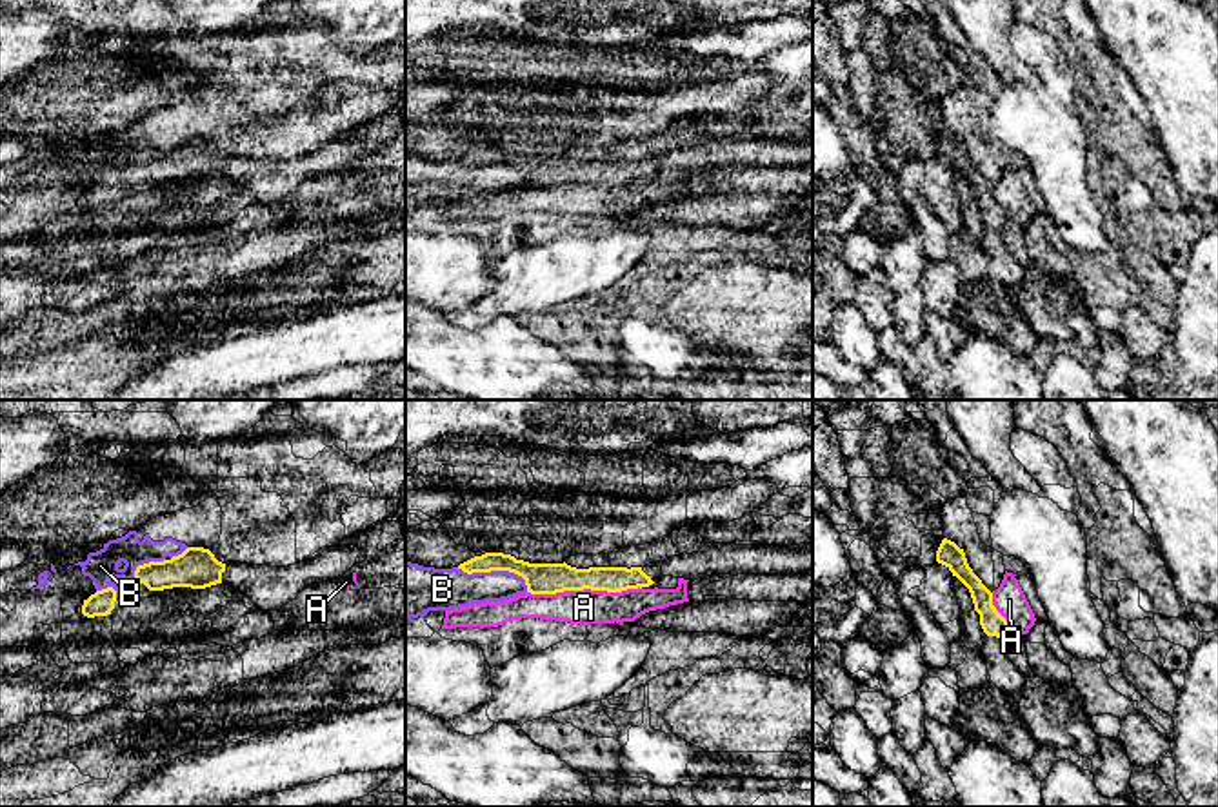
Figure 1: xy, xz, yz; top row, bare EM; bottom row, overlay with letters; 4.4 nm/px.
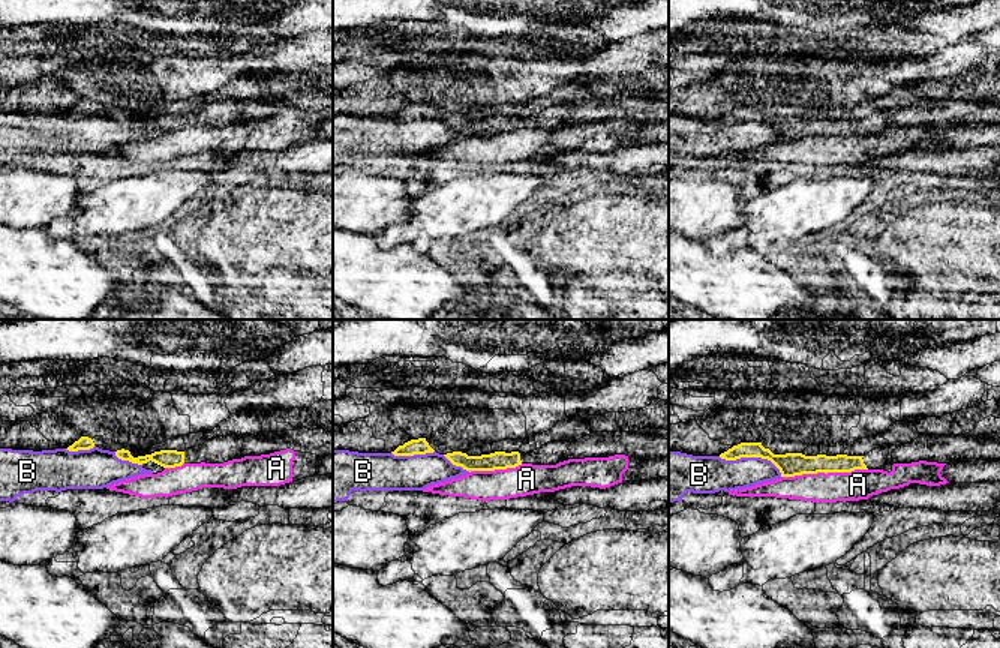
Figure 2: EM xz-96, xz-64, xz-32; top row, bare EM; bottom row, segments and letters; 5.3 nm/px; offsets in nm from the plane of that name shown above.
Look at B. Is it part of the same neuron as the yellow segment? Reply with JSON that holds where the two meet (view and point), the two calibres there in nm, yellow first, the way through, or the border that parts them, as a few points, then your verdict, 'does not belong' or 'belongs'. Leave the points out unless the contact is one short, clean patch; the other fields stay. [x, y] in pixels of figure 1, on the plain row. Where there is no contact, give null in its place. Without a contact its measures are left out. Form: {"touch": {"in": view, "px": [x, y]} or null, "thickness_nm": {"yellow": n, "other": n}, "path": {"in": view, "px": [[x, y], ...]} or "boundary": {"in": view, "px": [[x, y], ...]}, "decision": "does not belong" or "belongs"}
{"touch": {"in": "xz", "px": [497, 162]}, "thickness_nm": {"yellow": 140, "other": 190}, "decision": "does not belong"}

